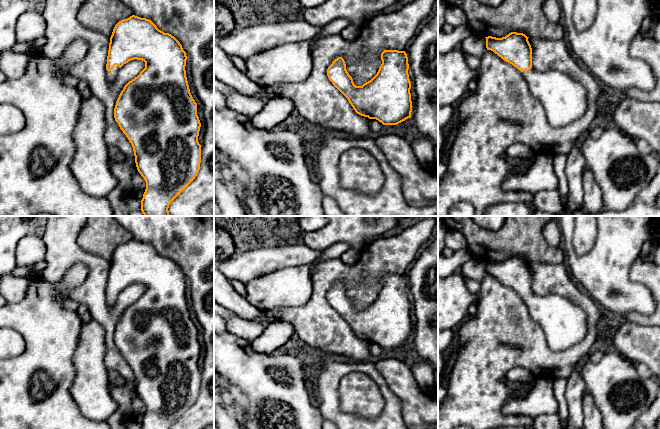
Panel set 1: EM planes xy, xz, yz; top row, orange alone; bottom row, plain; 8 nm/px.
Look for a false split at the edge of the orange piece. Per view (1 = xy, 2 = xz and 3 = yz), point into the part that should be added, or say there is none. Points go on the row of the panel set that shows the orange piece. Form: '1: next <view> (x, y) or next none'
1: next xy (111, 75)
2: next none
3: next yz (564, 100)

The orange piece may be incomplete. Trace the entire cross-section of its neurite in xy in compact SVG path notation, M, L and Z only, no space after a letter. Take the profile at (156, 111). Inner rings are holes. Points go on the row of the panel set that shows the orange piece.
M132 15L119 21L110 37L106 64L108 81L112 83L119 69L134 59L144 61L145 68L124 86L116 101L114 118L131 143L137 170L146 182L140 210L144 216L170 216L170 203L195 179L201 163L201 145L198 142L201 123L186 77L187 56L174 36L159 30L149 19Z

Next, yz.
M511 32L502 38L485 38L487 50L522 72L531 93L540 100L548 121L554 127L563 127L585 113L586 90L582 85L560 71L538 72L532 68L529 37Z

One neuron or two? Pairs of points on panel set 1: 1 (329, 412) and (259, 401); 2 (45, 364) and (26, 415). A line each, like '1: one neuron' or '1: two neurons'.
1: two neurons
2: one neuron

